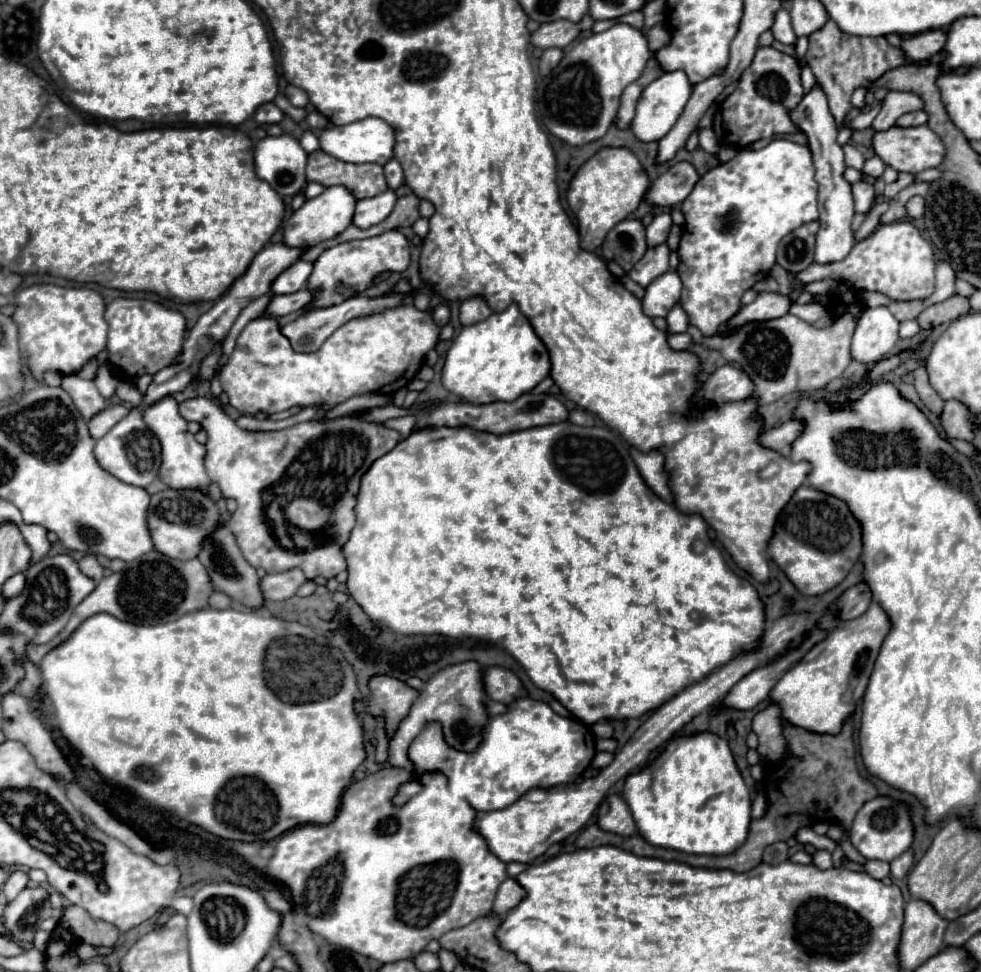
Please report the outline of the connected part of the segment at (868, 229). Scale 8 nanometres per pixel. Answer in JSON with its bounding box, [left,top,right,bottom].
[855,203,887,241]

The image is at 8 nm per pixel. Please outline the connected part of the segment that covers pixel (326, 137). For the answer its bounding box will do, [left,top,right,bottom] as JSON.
[319,117,395,165]

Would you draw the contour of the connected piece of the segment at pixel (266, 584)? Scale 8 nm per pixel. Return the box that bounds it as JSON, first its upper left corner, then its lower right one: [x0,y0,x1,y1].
[261,569,307,601]

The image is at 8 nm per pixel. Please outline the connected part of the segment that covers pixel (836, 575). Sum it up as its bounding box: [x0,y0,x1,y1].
[767,483,861,595]

